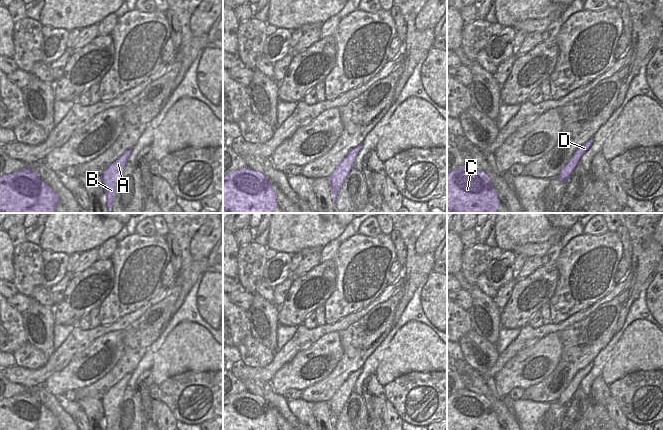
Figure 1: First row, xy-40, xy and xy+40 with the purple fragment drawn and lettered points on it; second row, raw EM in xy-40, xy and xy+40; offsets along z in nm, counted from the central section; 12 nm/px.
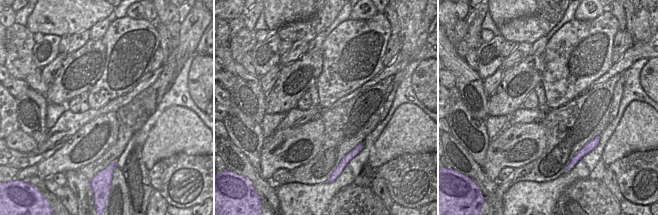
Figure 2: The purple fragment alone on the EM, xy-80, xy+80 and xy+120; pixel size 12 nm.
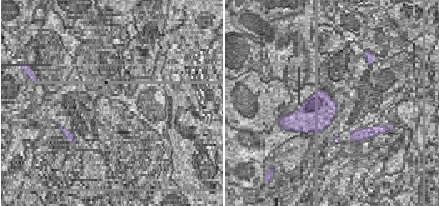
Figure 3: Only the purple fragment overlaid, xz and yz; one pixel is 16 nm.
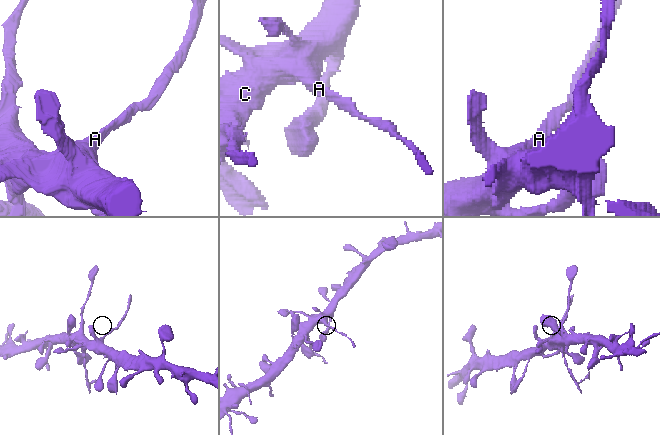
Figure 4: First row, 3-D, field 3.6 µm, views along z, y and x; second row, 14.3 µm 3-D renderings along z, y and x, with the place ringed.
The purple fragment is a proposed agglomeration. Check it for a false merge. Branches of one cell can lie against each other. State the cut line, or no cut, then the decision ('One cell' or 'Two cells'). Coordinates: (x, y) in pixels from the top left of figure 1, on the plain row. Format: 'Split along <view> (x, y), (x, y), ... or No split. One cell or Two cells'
Split along xy (348, 377), (350, 379), (349, 383), (353, 386). Two cells

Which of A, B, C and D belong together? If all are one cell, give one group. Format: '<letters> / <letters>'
A B C / D

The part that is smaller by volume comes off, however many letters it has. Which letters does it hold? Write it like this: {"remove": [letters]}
{"remove": ["D"]}

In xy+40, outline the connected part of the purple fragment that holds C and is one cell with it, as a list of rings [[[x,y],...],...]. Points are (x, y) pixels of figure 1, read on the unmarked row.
[[[463,389],[447,397],[447,430],[500,430],[501,426],[488,399]]]

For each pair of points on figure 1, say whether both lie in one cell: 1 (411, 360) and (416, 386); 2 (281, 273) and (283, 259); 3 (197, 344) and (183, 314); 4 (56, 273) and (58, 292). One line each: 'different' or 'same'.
1: different
2: same
3: different
4: different

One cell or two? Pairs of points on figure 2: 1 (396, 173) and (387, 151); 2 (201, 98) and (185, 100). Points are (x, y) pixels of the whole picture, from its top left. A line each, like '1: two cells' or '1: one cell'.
1: two cells
2: two cells

